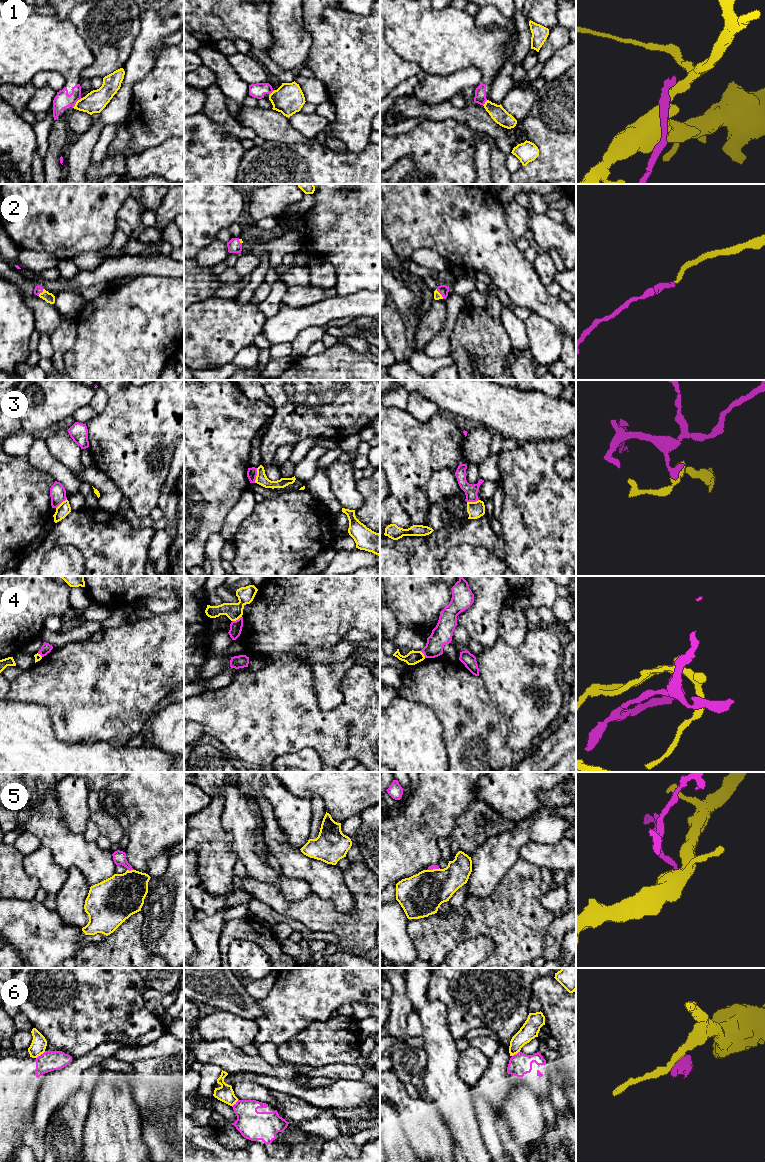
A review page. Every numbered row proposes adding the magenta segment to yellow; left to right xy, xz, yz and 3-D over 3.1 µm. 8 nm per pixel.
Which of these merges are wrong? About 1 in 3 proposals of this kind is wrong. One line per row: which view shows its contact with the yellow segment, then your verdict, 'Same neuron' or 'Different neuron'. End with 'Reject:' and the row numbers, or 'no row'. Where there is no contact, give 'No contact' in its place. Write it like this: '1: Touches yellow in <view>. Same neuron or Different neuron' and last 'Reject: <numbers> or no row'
1: Touches yellow in xy. Different neuron
2: Touches yellow in yz. Same neuron
3: Touches yellow in xz. Different neuron
4: Touches yellow in xz. Different neuron
5: Touches yellow in xy. Different neuron
6: Touches yellow in xy. Different neuron
Reject: 1, 3, 4, 5, 6

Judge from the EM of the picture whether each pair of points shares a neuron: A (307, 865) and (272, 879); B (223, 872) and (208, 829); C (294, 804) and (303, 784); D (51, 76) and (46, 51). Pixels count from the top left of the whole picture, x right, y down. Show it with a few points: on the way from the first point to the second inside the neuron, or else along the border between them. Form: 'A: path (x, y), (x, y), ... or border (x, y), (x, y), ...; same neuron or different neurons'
A: border (281, 871), (290, 878), (302, 879), (305, 882); different neurons
B: path (218, 861), (217, 840); same neuron
C: border (280, 782), (292, 793), (310, 798); different neurons
D: border (30, 81), (39, 72), (56, 71), (66, 83); different neurons

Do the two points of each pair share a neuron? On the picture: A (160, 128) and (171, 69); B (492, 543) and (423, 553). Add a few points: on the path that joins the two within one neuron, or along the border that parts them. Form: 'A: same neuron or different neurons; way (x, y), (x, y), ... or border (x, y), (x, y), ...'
A: same neuron; way (160, 113), (160, 110), (171, 99), (171, 84)
B: same neuron; way (475, 536), (447, 536), (440, 541)

